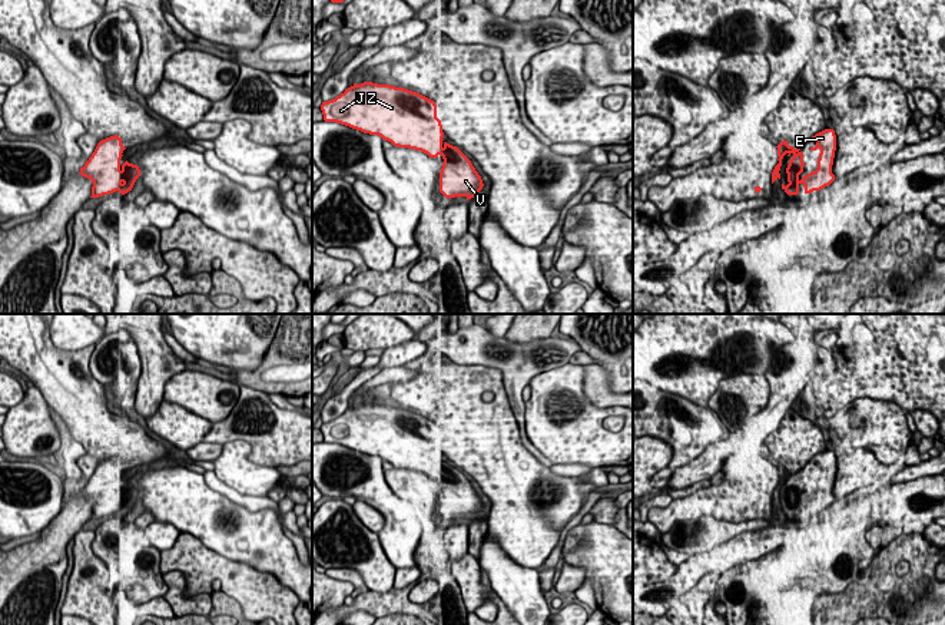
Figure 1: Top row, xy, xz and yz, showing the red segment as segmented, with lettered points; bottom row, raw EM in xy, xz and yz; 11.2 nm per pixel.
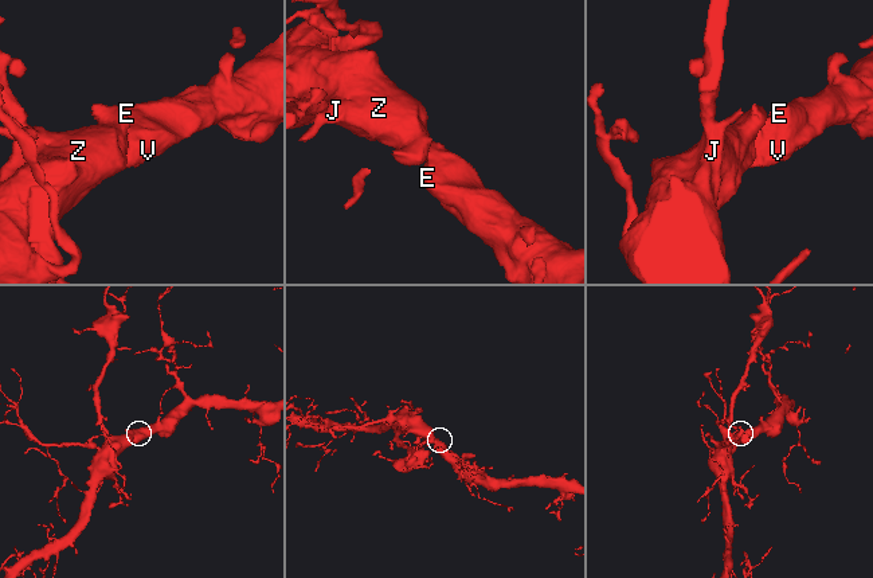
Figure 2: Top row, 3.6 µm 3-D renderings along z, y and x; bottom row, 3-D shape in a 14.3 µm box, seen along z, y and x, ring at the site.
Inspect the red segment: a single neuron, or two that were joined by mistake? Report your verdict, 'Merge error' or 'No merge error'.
No merge error

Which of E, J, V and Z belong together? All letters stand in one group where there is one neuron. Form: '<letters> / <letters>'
E J V Z

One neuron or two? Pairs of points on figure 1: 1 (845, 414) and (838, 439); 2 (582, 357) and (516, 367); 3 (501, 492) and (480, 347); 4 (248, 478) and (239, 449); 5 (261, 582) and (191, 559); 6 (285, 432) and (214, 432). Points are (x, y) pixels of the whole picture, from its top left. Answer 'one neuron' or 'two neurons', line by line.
1: one neuron
2: two neurons
3: two neurons
4: one neuron
5: one neuron
6: one neuron

